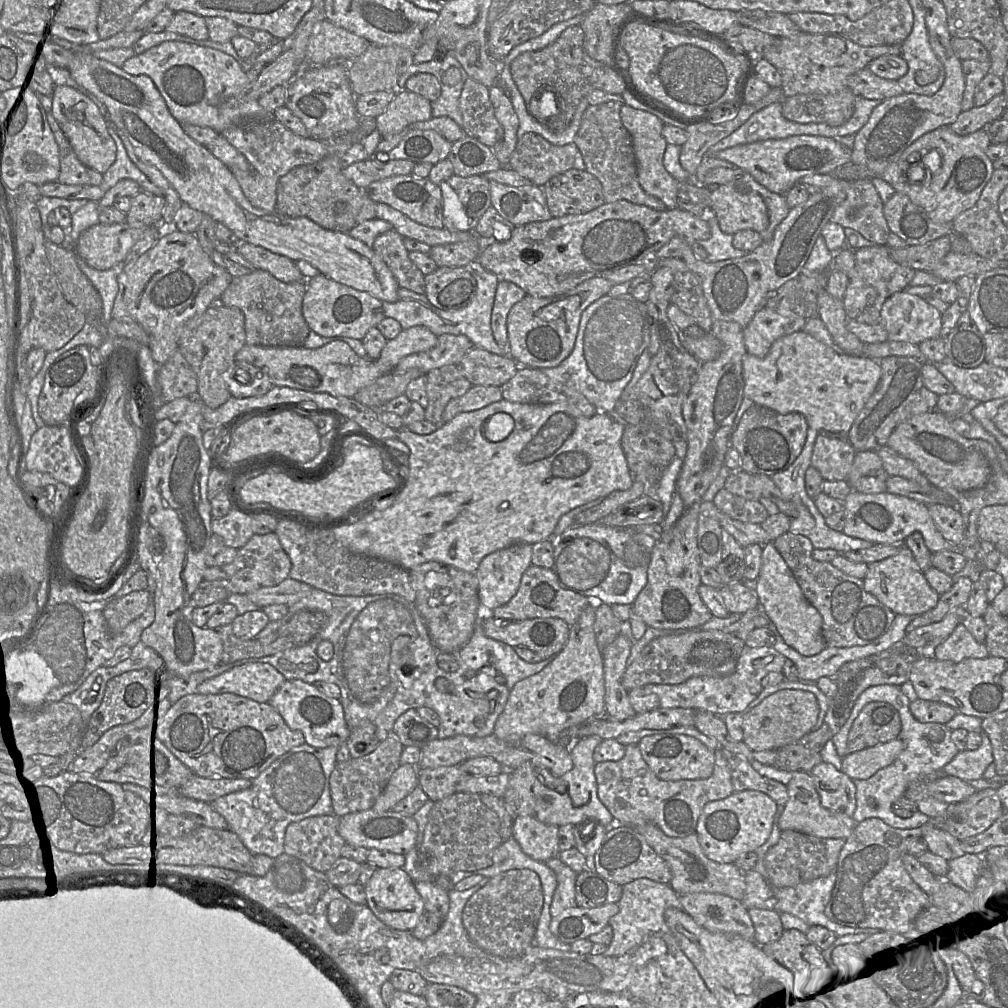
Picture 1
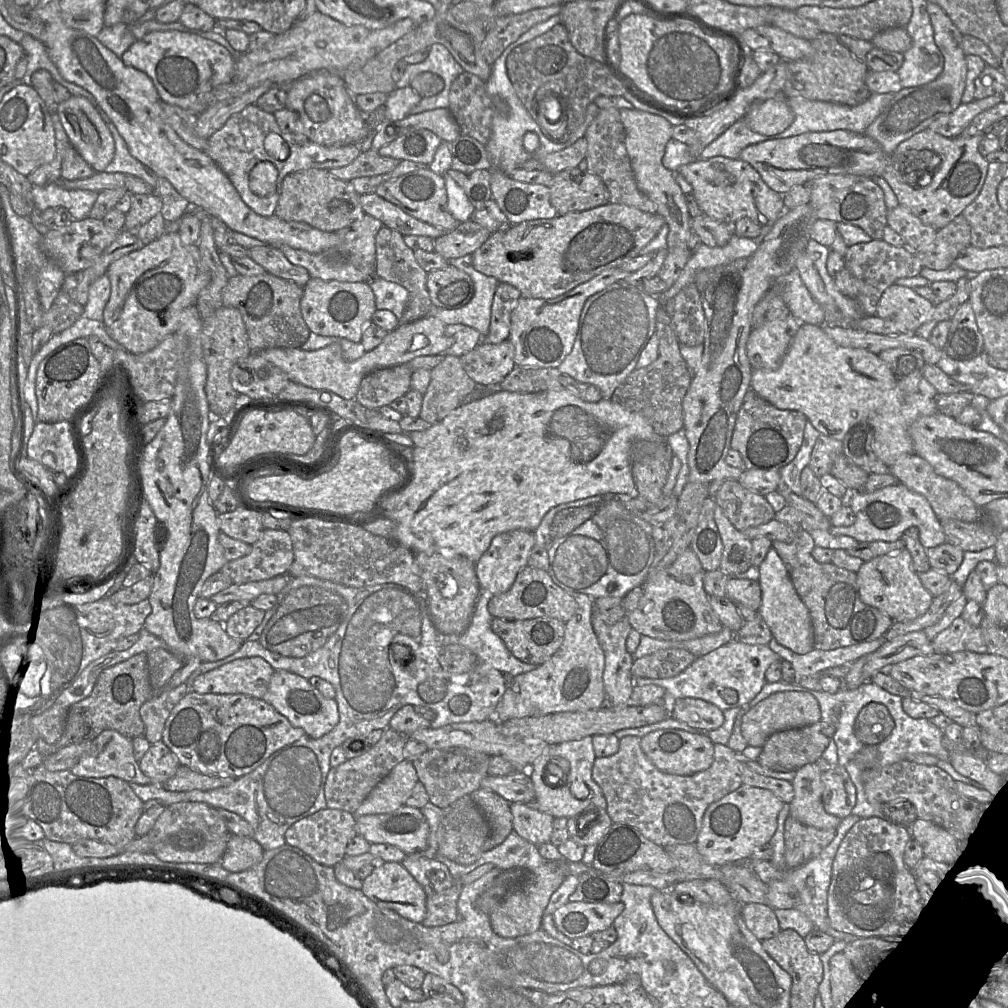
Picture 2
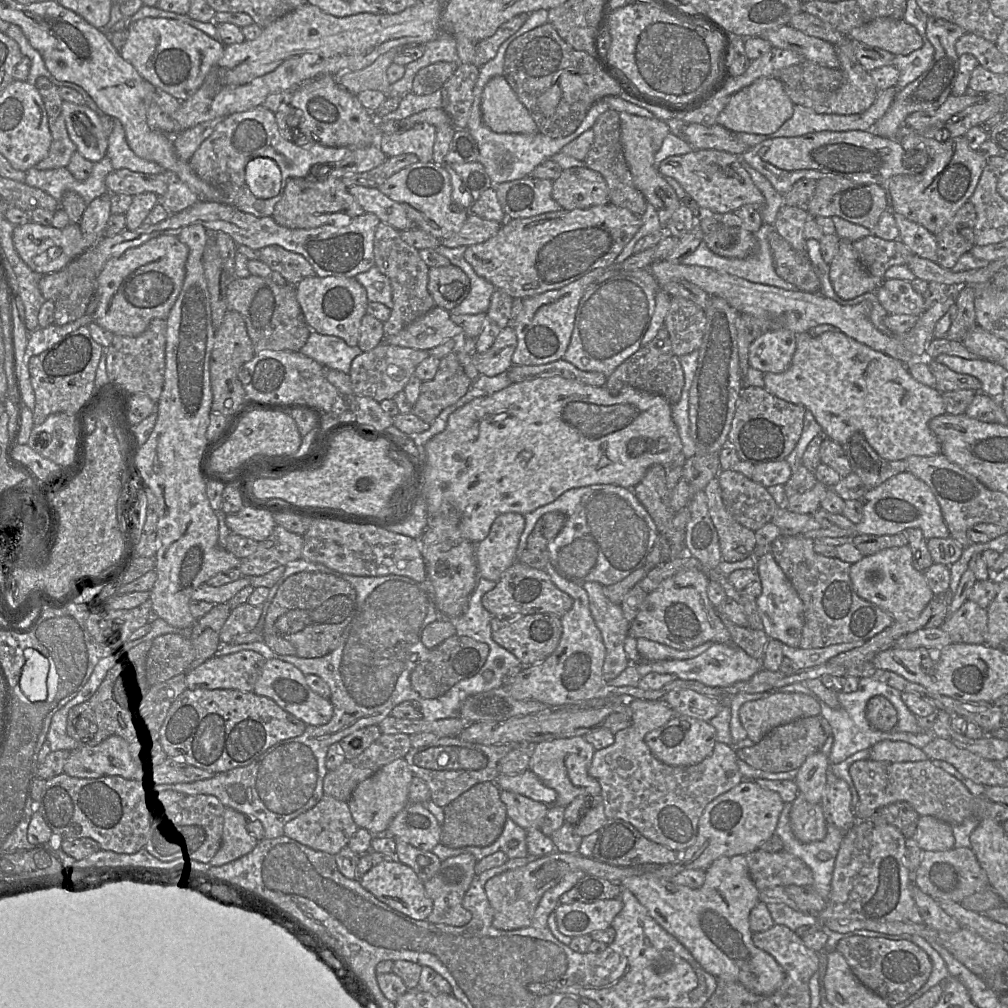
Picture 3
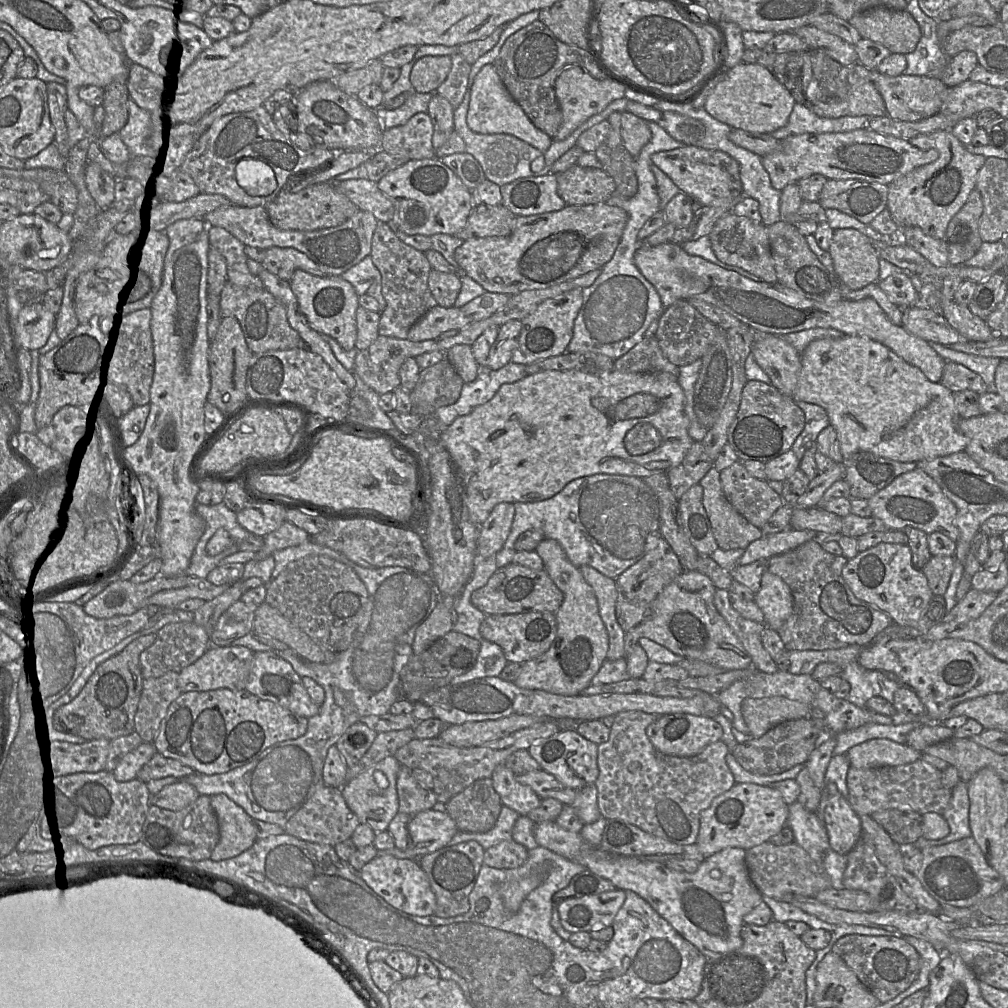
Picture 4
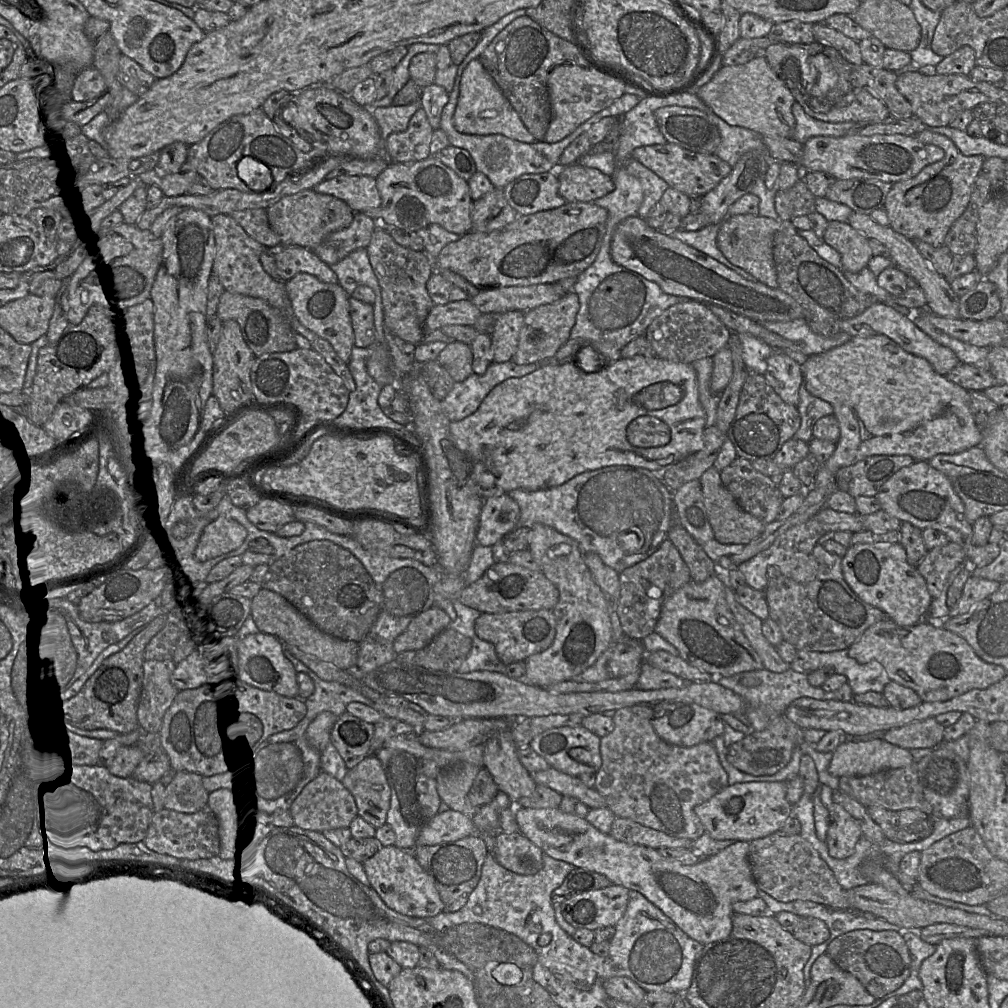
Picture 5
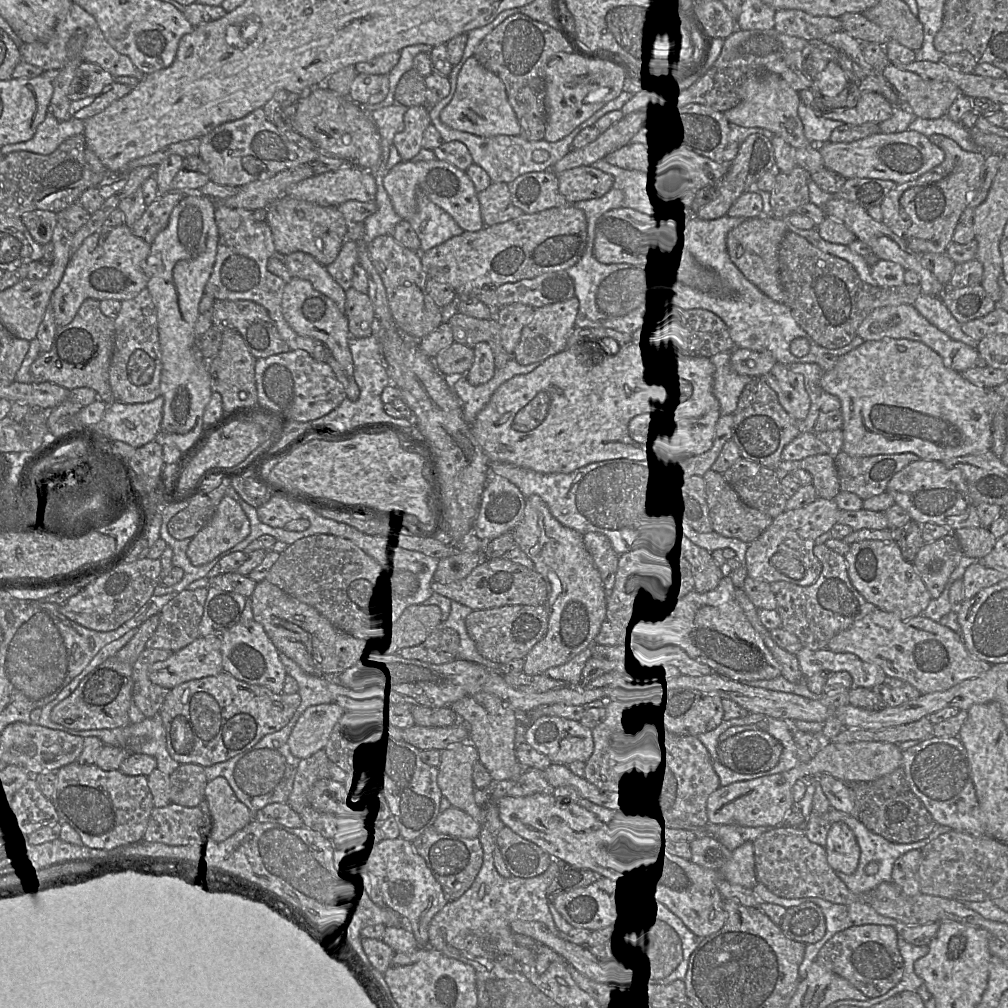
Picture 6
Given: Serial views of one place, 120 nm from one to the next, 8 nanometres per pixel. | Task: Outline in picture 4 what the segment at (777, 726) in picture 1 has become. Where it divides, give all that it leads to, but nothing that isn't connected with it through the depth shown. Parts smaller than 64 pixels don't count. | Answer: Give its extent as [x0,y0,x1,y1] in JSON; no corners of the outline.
[741,697,811,738]

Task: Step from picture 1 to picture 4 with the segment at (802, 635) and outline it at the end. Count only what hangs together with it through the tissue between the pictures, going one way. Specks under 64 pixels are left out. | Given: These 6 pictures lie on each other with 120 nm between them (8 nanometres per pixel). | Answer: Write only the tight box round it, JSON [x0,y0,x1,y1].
[755,570,793,631]

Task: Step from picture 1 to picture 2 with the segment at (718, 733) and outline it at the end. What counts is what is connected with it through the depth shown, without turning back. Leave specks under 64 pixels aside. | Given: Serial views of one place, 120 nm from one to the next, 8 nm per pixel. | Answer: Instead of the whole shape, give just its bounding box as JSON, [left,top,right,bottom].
[670,699,724,731]

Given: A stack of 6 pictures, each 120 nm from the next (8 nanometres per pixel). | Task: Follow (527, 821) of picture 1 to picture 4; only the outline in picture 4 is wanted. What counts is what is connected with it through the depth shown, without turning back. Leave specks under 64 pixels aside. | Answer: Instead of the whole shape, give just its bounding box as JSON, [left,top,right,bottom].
[491,764,541,816]

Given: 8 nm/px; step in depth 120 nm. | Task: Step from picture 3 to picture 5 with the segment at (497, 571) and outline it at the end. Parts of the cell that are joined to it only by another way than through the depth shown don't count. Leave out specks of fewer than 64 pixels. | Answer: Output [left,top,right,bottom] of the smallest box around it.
[476,494,520,546]

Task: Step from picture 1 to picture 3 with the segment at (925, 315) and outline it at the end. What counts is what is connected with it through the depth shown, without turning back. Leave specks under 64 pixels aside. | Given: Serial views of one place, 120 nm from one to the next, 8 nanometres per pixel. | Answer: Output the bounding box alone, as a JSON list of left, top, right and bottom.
[876,279,926,316]

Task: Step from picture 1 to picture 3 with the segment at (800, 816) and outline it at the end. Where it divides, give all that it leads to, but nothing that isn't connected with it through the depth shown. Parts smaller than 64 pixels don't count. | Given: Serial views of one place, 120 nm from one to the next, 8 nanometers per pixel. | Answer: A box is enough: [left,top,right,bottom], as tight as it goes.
[794,751,829,802]

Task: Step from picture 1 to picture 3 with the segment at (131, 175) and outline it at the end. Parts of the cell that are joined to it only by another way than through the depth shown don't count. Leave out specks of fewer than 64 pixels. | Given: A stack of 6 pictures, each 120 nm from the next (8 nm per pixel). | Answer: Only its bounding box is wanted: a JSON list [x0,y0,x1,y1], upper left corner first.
[106,118,166,174]

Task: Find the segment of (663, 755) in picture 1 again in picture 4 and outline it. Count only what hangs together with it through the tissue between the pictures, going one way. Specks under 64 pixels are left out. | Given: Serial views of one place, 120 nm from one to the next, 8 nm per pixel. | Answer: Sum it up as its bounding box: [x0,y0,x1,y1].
[646,713,723,757]

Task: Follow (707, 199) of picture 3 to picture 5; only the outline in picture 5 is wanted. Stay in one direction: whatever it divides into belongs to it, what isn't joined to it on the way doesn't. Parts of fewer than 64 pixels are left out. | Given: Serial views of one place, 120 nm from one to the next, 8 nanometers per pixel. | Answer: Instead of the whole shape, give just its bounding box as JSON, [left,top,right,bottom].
[631,144,732,197]

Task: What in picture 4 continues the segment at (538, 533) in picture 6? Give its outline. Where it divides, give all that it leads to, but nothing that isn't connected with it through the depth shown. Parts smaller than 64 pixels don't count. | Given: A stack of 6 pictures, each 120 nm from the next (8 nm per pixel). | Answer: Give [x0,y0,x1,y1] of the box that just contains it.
[514,538,609,696]

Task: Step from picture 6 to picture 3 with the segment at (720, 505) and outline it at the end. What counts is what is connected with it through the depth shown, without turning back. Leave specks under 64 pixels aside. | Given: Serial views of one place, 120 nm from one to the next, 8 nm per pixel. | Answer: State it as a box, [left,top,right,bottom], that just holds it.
[705,477,756,562]

